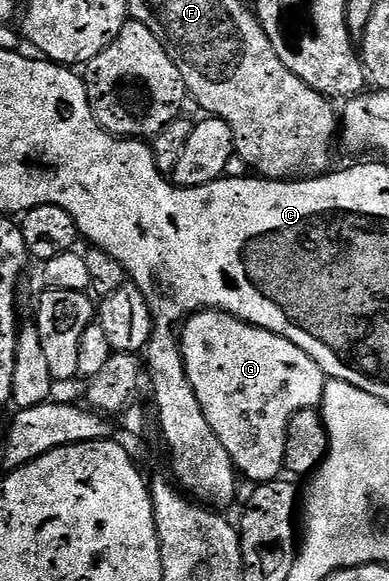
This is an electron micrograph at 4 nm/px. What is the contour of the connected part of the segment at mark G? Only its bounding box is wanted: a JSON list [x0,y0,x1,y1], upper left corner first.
[178,309,326,485]

